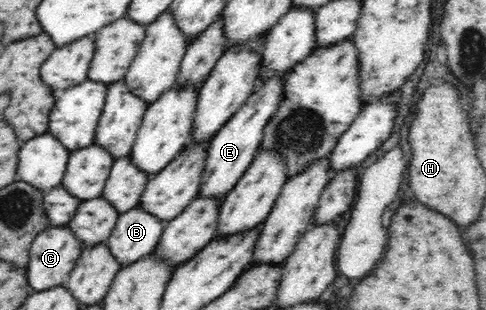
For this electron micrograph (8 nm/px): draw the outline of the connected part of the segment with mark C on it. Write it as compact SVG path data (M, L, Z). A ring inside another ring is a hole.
M50 225L48 229L36 236L29 249L29 261L25 269L27 270L28 286L33 292L42 292L48 288L63 285L83 251L81 242L67 225Z

